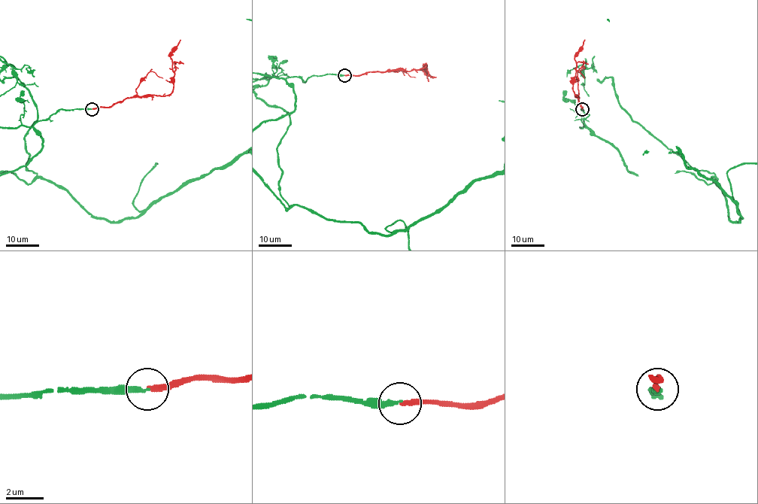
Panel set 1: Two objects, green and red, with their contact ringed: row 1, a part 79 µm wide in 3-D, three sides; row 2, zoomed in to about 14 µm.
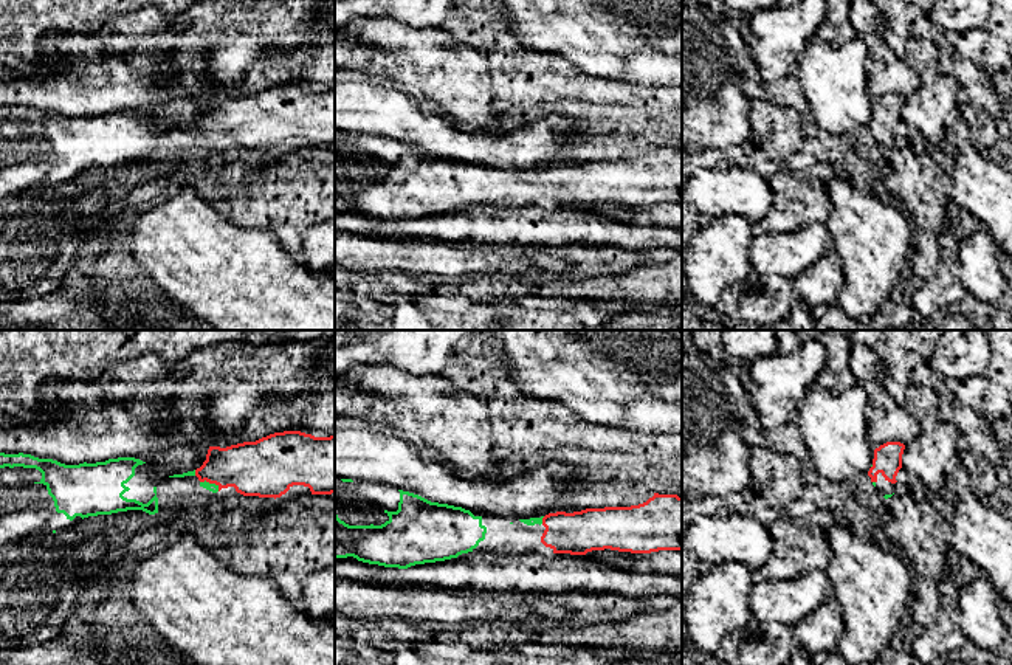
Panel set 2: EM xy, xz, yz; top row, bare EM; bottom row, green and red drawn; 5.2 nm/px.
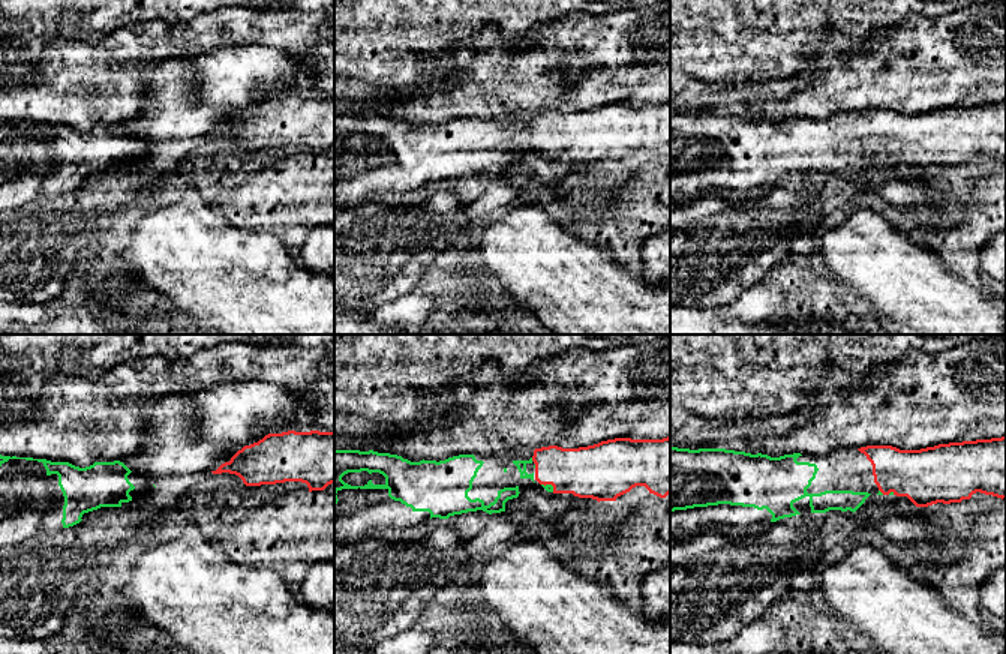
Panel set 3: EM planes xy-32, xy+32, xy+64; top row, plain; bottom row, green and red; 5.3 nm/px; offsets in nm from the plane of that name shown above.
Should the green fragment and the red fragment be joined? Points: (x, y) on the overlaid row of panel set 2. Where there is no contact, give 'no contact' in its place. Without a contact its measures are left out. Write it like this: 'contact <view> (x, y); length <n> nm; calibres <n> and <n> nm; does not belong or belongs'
contact xy (211, 484); length 120 nm; calibres 50 and 280 nm; belongs

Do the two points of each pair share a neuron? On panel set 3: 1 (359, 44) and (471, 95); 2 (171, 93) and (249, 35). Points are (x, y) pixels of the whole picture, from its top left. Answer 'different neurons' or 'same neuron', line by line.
1: different neurons
2: different neurons

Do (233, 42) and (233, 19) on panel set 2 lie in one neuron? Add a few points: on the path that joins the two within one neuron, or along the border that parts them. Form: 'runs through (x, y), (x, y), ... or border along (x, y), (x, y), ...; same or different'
border along (219, 34), (227, 31), (253, 33), (267, 44); different

